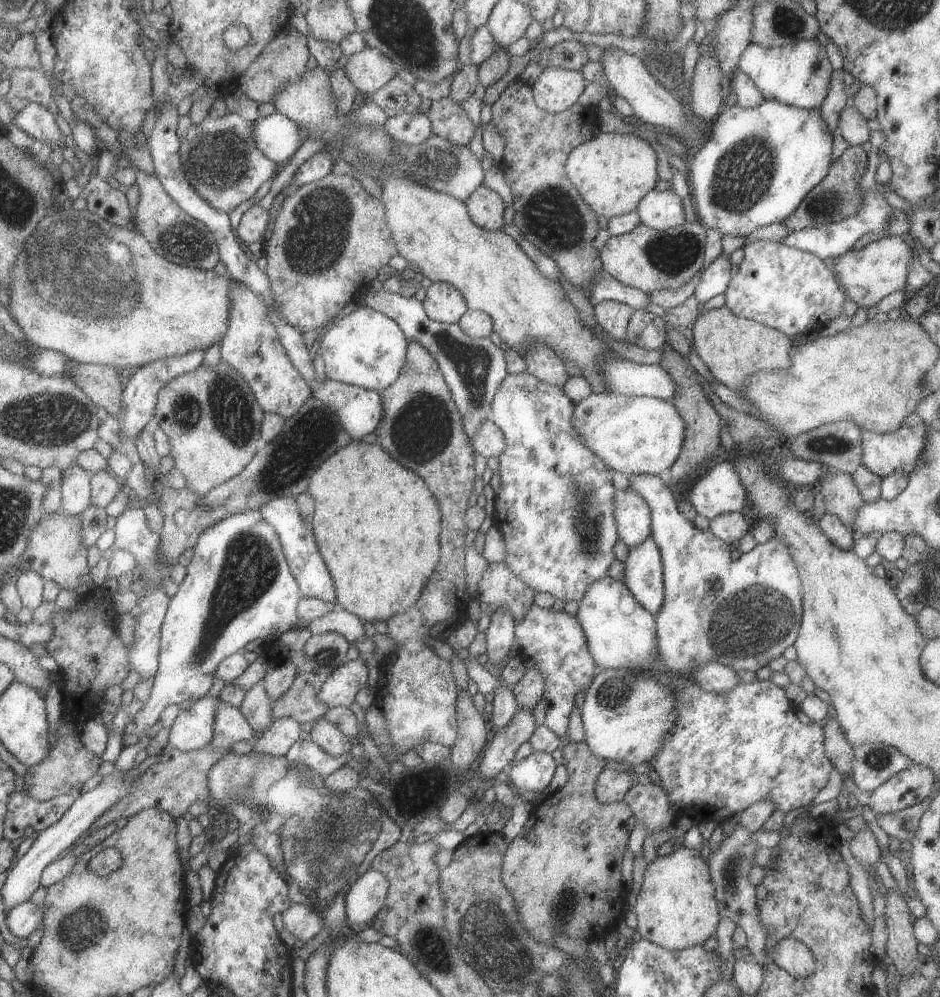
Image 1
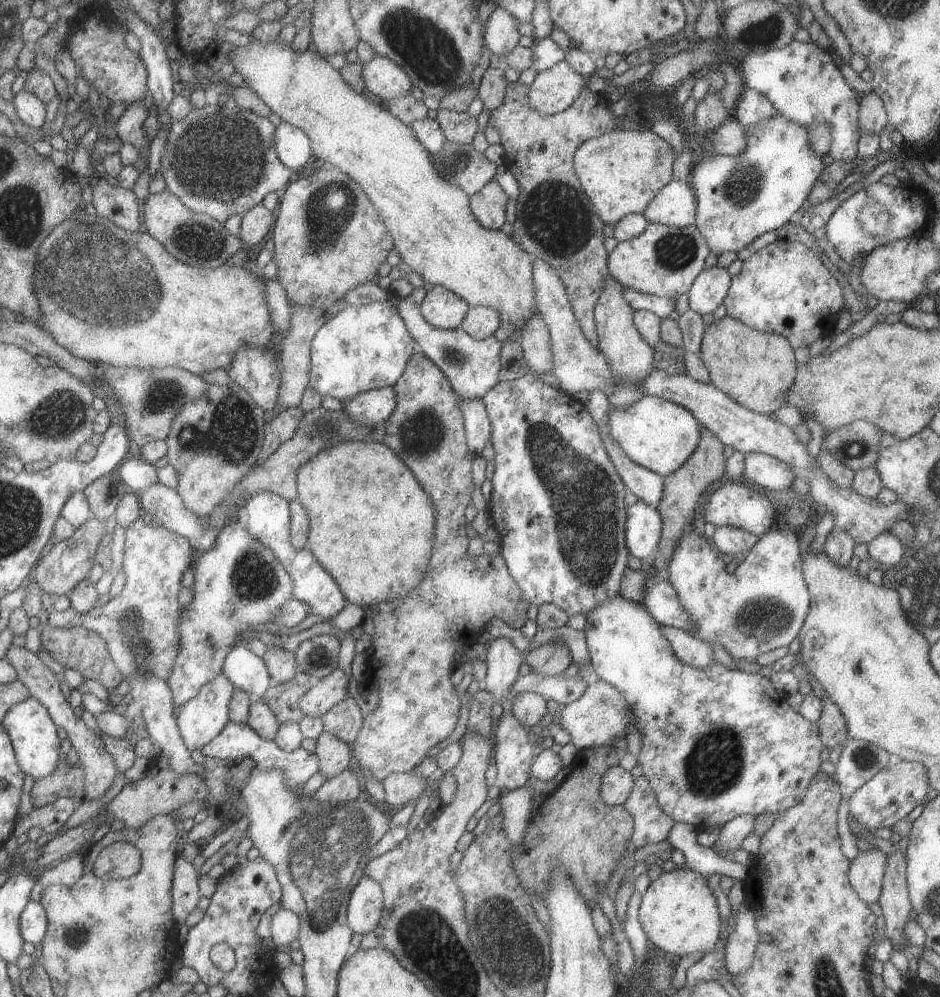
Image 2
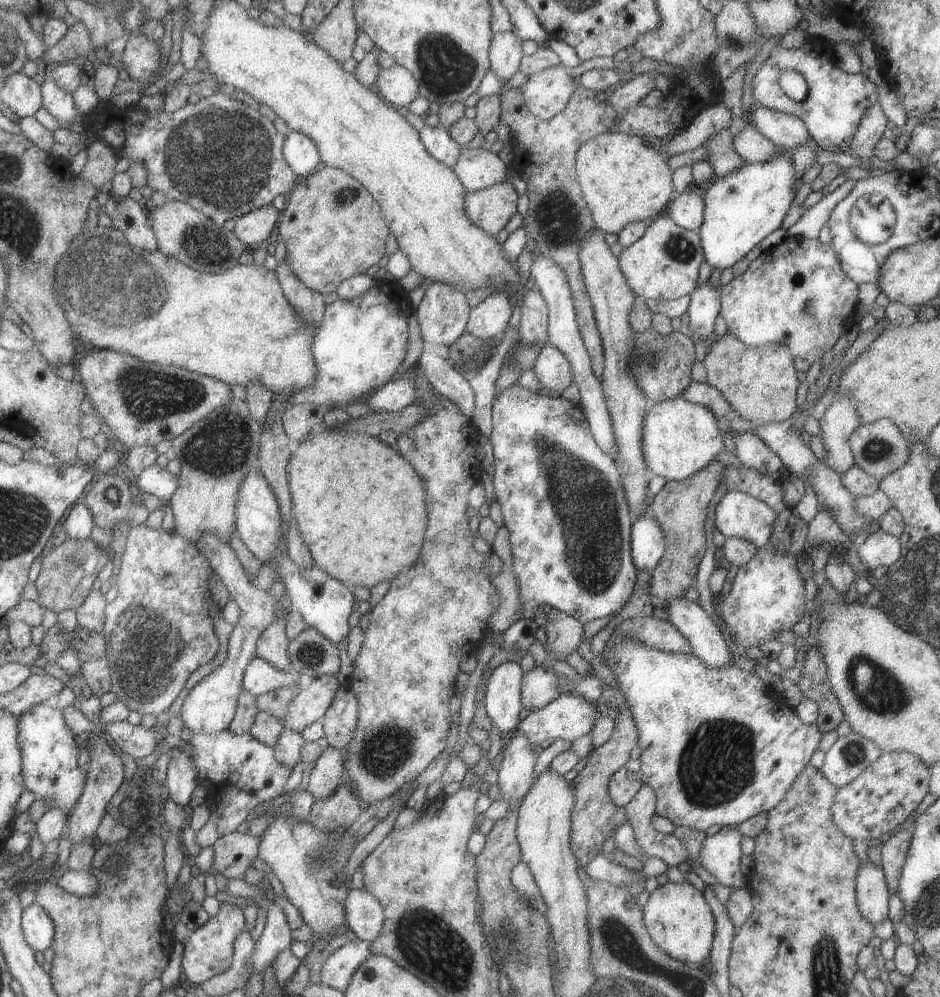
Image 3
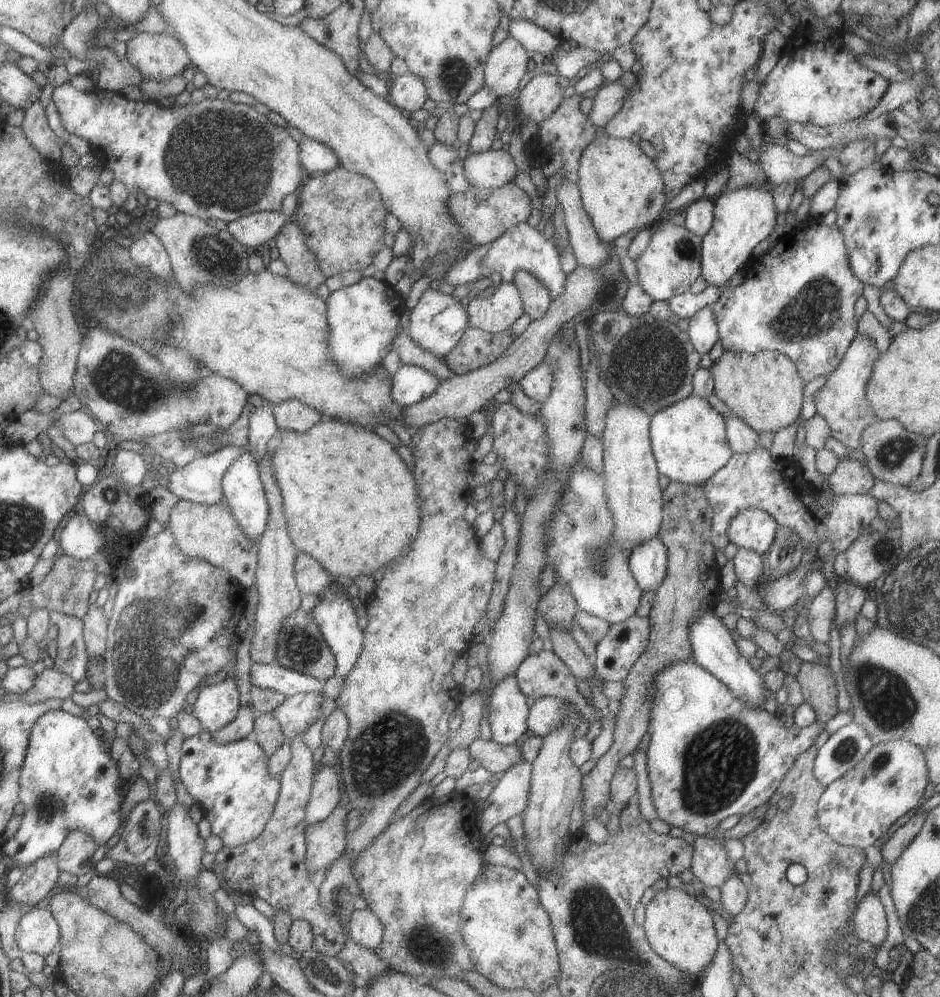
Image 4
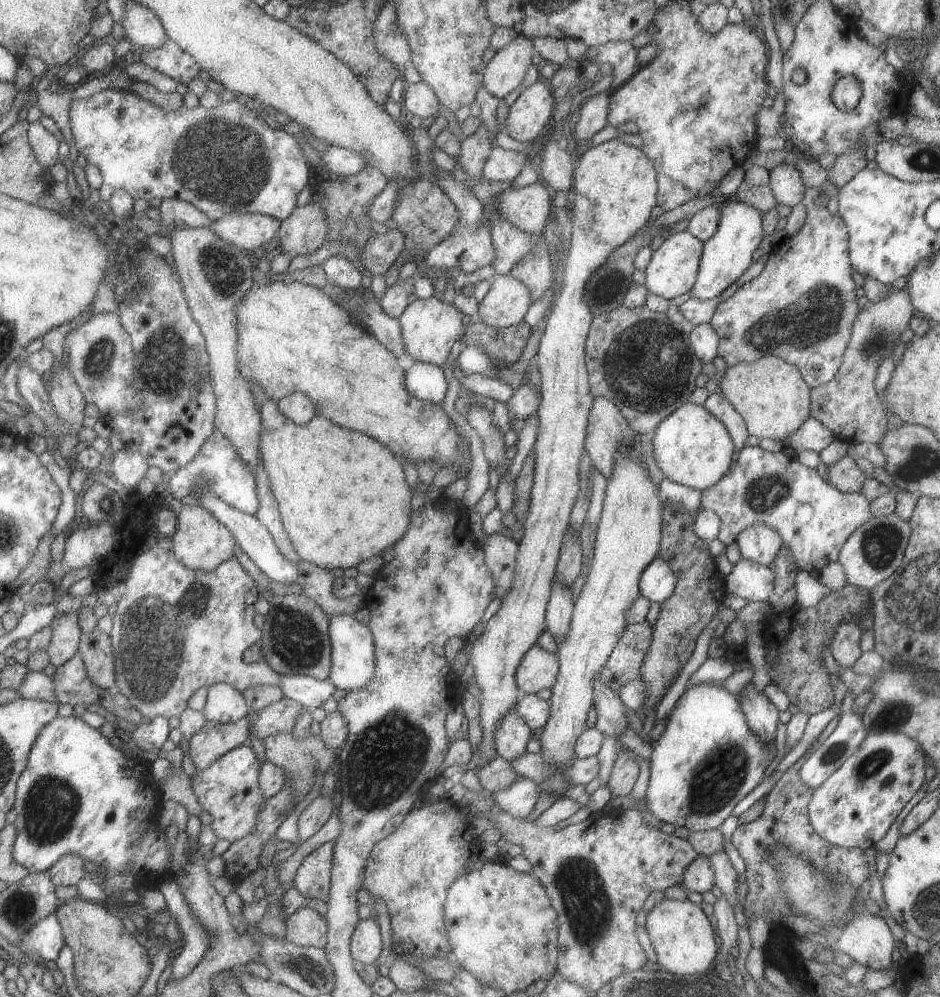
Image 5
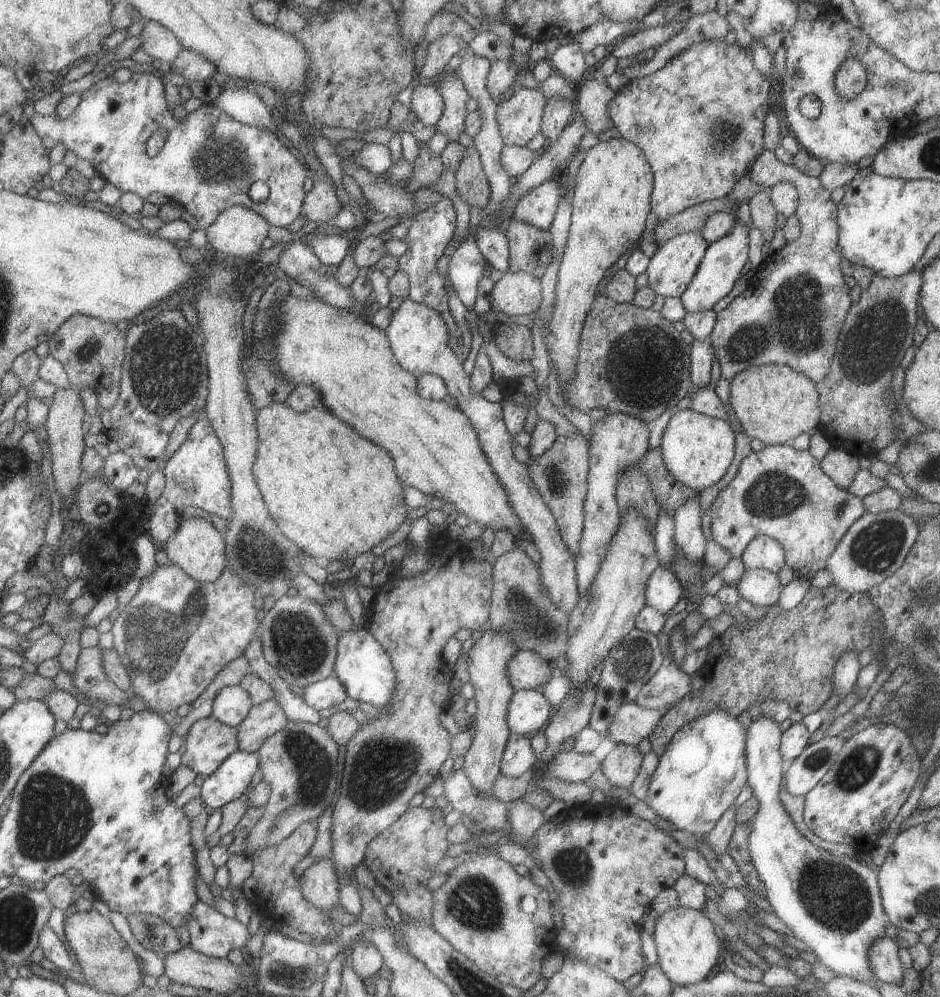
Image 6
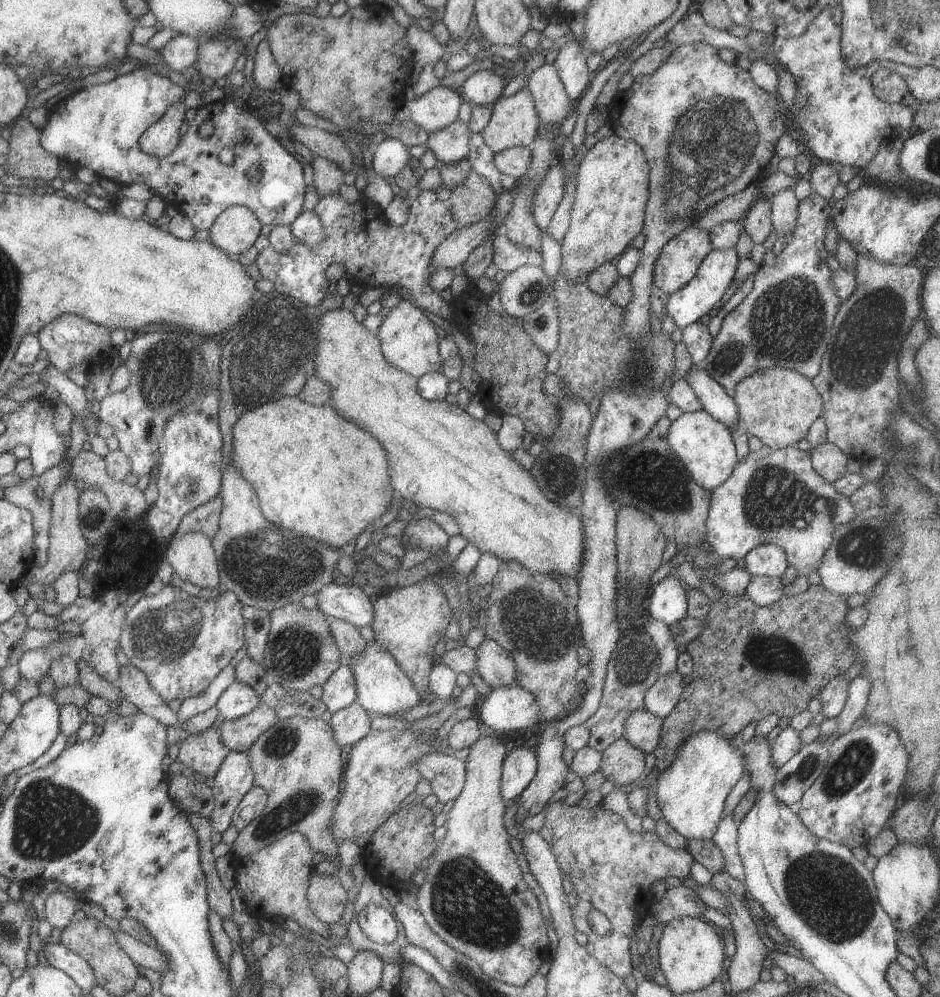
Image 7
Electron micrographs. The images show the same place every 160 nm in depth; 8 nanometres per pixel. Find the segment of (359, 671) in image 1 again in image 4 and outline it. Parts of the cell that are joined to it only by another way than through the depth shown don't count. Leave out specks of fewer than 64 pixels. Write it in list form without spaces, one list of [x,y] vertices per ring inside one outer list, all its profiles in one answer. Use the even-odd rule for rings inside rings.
[[[322,691],[318,693],[297,693],[275,707],[272,716],[283,733],[285,740],[303,734],[321,714],[321,702],[325,696]]]

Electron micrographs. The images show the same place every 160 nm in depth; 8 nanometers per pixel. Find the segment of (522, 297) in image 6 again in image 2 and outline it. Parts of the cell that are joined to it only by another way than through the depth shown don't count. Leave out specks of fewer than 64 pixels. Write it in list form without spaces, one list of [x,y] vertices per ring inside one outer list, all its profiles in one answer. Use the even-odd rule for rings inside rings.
[[[474,305],[467,310],[463,321],[460,324],[460,330],[463,330],[474,340],[484,340],[501,326],[499,312],[489,306]]]

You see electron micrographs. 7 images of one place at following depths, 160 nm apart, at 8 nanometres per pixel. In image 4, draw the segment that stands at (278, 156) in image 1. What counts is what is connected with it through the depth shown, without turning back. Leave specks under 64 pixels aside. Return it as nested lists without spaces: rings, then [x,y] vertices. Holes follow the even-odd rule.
[[[305,137],[298,144],[298,161],[306,176],[329,172],[339,166],[334,152],[324,144]]]

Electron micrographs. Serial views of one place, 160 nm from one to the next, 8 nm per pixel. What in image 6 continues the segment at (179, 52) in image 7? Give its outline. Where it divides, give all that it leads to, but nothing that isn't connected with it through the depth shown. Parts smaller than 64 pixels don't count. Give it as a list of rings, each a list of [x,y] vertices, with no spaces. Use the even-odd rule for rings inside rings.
[[[151,19],[144,21],[144,27],[137,35],[137,38],[140,39],[140,47],[148,56],[162,62],[165,67],[183,48],[168,28]]]

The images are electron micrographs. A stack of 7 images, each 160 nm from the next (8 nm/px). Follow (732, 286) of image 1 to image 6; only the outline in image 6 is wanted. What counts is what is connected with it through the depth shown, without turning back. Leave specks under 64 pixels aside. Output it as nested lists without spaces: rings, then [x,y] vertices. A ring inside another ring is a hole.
[[[766,149],[761,151],[751,163],[746,176],[749,176],[755,184],[764,187],[778,181],[790,182],[795,187],[798,205],[794,215],[798,218],[800,233],[795,240],[786,242],[781,250],[775,250],[765,256],[750,277],[746,289],[737,294],[723,310],[716,314],[713,330],[707,339],[711,340],[714,356],[719,364],[720,376],[728,382],[735,374],[744,371],[747,367],[773,363],[787,365],[815,384],[829,370],[837,335],[852,305],[850,288],[845,285],[844,275],[839,266],[842,256],[837,244],[836,204],[831,201],[830,192],[823,188],[818,178],[805,176],[792,164],[782,163],[775,157],[773,151]]]

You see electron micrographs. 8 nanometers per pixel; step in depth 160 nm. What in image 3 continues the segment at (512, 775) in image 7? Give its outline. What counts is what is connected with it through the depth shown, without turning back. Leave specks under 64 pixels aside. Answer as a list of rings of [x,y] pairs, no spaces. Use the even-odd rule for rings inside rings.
[[[505,662],[495,667],[486,678],[486,690],[484,693],[484,705],[487,716],[502,736],[517,730],[519,720],[517,716],[521,710],[520,686],[522,672],[519,663]]]

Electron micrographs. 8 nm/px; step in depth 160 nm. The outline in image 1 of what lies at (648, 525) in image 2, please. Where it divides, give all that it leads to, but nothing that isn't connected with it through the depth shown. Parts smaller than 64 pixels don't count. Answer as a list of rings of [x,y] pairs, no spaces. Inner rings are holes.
[[[619,490],[613,496],[617,536],[628,548],[641,544],[651,534],[651,514],[645,500],[631,490]]]

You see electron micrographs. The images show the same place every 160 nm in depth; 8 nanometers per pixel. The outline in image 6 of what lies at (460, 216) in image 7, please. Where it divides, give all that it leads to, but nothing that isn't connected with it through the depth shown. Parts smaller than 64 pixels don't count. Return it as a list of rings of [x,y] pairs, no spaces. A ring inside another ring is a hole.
[[[472,145],[465,148],[455,174],[456,194],[470,207],[483,210],[489,198],[488,185],[477,149]]]

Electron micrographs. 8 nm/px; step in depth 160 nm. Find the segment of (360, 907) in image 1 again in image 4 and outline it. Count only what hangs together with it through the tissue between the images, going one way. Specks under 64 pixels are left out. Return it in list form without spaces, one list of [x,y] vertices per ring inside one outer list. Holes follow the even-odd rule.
[[[368,908],[354,909],[350,914],[349,932],[356,943],[373,950],[382,939],[382,924]]]

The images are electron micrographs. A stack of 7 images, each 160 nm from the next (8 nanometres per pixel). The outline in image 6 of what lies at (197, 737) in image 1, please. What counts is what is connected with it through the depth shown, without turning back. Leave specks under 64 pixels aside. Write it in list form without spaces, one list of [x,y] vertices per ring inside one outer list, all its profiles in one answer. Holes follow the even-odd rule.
[[[227,685],[214,694],[211,715],[227,726],[236,727],[251,705],[249,695],[241,685]]]

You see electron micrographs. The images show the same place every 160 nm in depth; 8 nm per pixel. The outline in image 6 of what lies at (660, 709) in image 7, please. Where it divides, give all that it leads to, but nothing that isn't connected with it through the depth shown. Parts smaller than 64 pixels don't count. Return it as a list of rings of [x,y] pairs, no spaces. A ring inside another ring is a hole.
[[[688,604],[679,613],[667,618],[658,633],[660,658],[659,668],[652,677],[639,689],[634,703],[642,709],[658,709],[671,706],[681,700],[691,689],[689,675],[675,667],[672,653],[669,652],[668,639],[671,629],[695,608],[695,604]]]

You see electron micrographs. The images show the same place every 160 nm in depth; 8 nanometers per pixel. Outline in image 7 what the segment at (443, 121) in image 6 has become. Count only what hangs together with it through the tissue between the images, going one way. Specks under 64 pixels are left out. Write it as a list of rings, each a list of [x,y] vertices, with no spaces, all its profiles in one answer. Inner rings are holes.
[[[460,119],[439,130],[428,133],[425,145],[437,157],[438,163],[454,163],[467,156],[467,139],[471,132]]]

